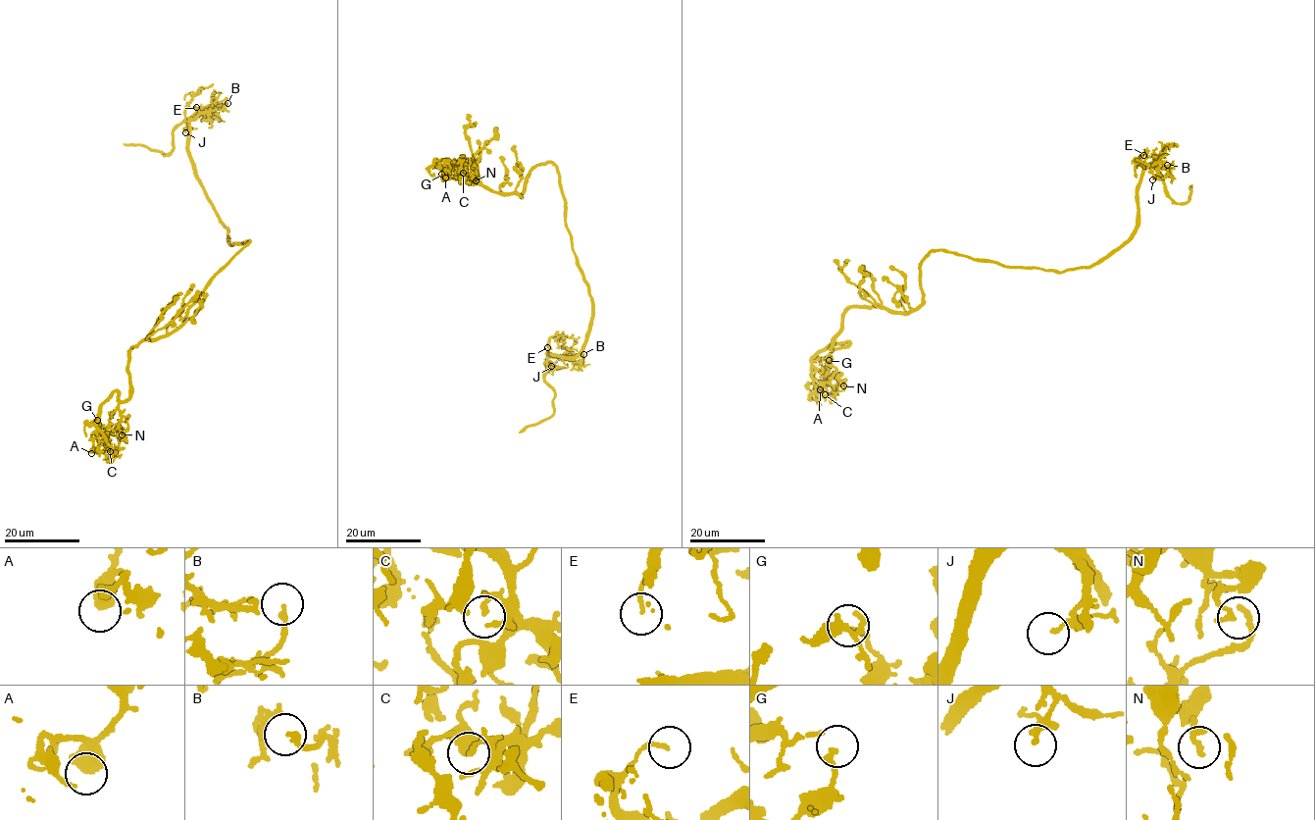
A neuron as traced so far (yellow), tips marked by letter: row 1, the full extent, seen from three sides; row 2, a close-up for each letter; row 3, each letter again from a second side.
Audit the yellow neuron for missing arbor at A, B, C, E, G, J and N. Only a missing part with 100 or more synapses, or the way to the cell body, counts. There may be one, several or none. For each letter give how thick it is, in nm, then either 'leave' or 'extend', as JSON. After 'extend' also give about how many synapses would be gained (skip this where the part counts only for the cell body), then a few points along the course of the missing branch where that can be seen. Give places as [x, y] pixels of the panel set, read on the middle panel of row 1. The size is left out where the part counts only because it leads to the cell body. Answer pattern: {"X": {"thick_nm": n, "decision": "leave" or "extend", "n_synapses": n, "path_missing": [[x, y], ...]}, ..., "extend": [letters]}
{"A": {"thick_nm": 600, "decision": "leave"}, "B": {"thick_nm": 200, "decision": "leave"}, "C": {"thick_nm": 120, "decision": "leave"}, "E": {"thick_nm": 130, "decision": "leave"}, "G": {"thick_nm": 140, "decision": "leave"}, "J": {"thick_nm": 130, "decision": "leave"}, "N": {"thick_nm": 190, "decision": "leave"}, "extend": []}

